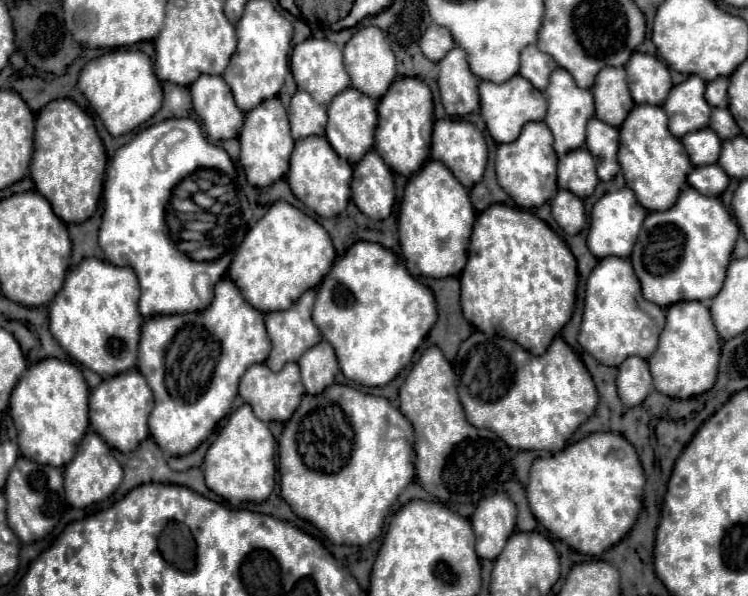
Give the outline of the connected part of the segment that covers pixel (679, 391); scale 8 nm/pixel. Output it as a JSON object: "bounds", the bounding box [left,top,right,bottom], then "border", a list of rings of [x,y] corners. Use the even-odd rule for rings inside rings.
{"bounds":[647,301,721,399],"border":[[[697,301],[675,303],[667,309],[667,325],[659,335],[659,347],[647,361],[655,389],[675,399],[689,399],[709,391],[717,379],[719,351],[721,339],[713,327],[709,309]]]}

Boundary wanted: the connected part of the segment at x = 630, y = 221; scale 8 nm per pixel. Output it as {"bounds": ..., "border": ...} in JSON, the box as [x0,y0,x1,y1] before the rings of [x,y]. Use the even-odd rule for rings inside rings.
{"bounds":[587,187,647,259],"border":[[[629,187],[605,193],[593,205],[593,211],[591,211],[591,225],[589,225],[589,235],[587,235],[587,245],[589,245],[591,253],[595,257],[599,257],[599,259],[611,257],[611,255],[615,255],[615,257],[629,257],[645,217],[647,217],[645,207],[641,207],[637,203],[637,199],[635,199],[633,191],[629,191]]]}

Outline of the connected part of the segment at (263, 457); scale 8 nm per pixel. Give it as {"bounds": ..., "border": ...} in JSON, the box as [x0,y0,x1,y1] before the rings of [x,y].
{"bounds":[203,405,275,505],"border":[[[241,405],[229,415],[227,425],[205,455],[203,471],[207,487],[233,505],[261,503],[271,495],[275,485],[275,439],[267,423],[257,419],[249,405]]]}

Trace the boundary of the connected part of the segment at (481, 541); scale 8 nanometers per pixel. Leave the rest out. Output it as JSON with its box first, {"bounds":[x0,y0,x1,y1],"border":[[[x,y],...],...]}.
{"bounds":[471,491,515,559],"border":[[[501,491],[477,503],[471,525],[475,531],[475,549],[481,559],[497,559],[515,529],[515,515],[515,503]]]}

